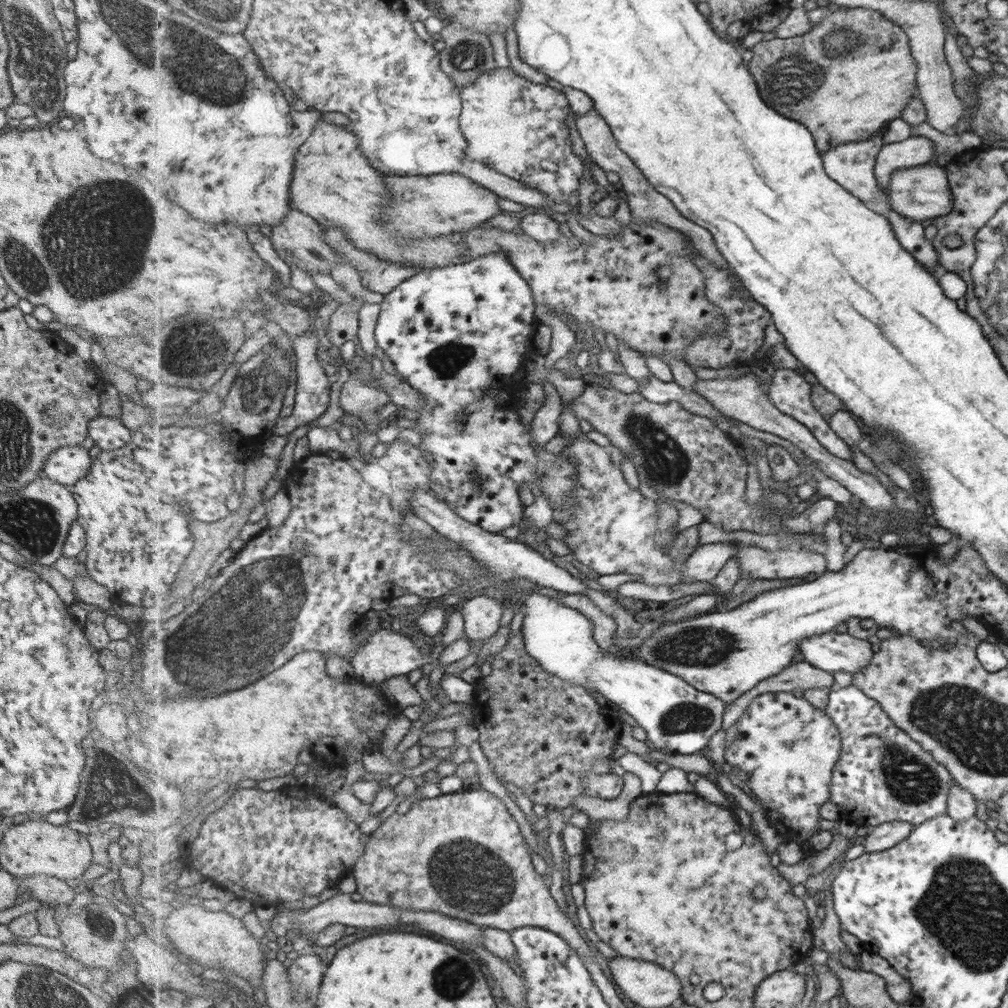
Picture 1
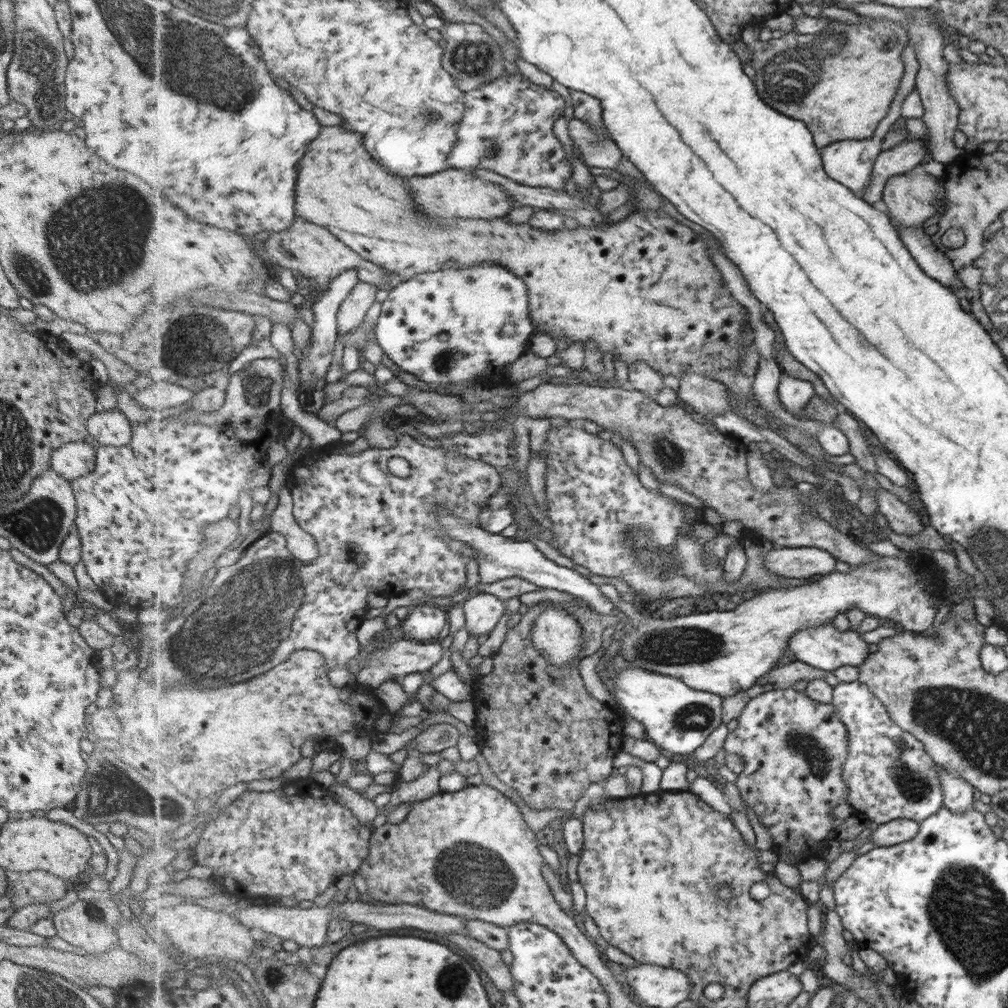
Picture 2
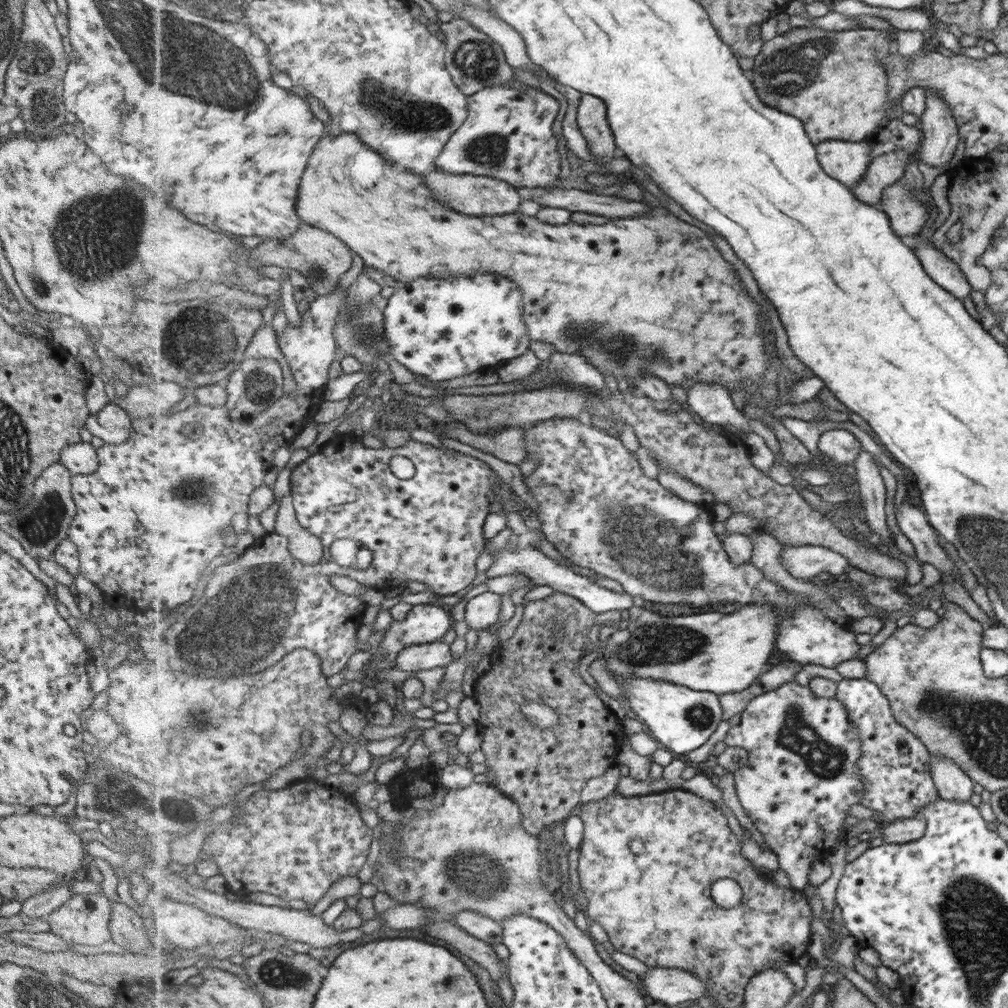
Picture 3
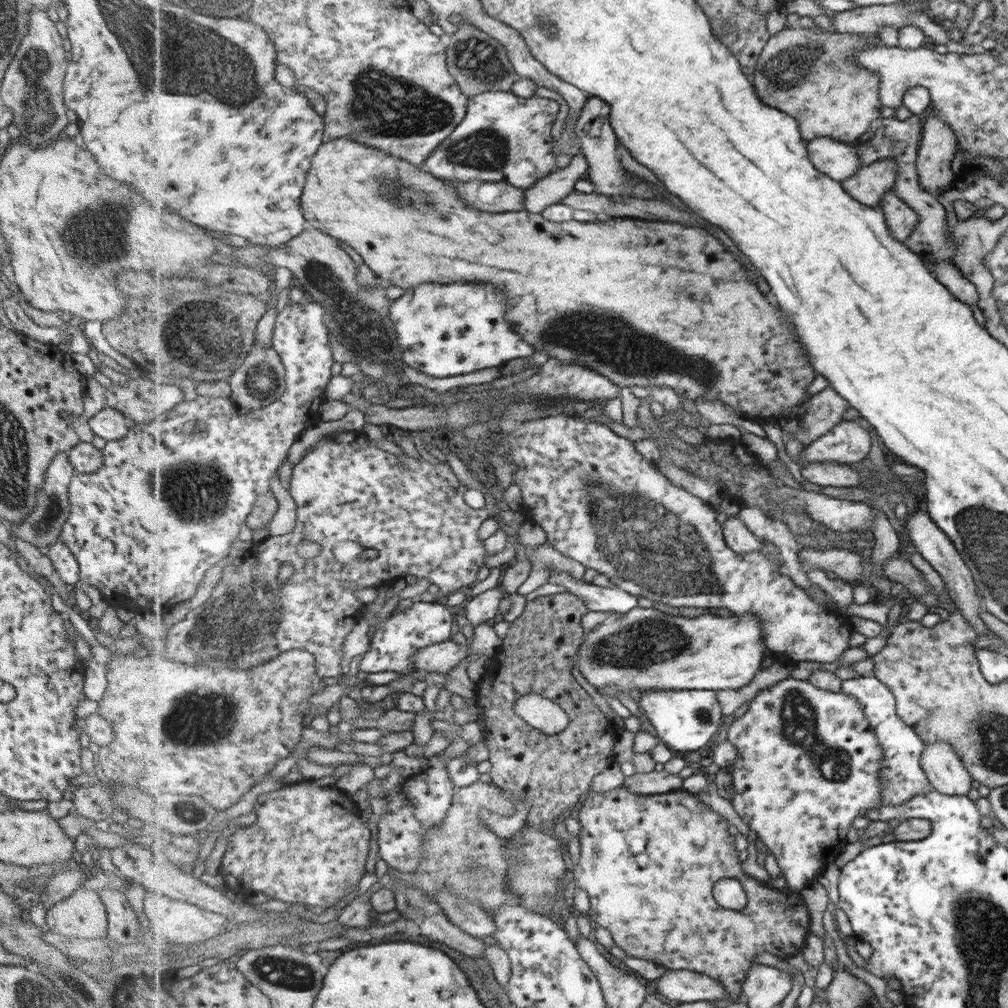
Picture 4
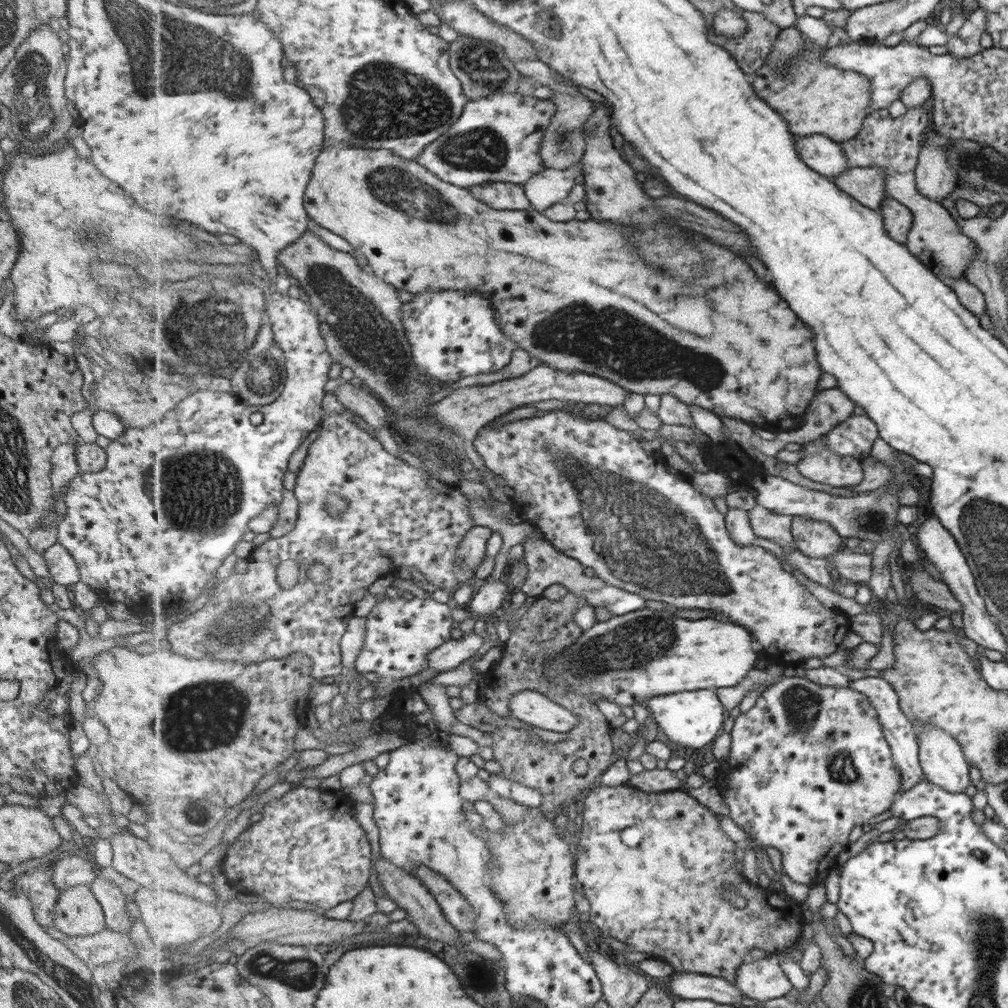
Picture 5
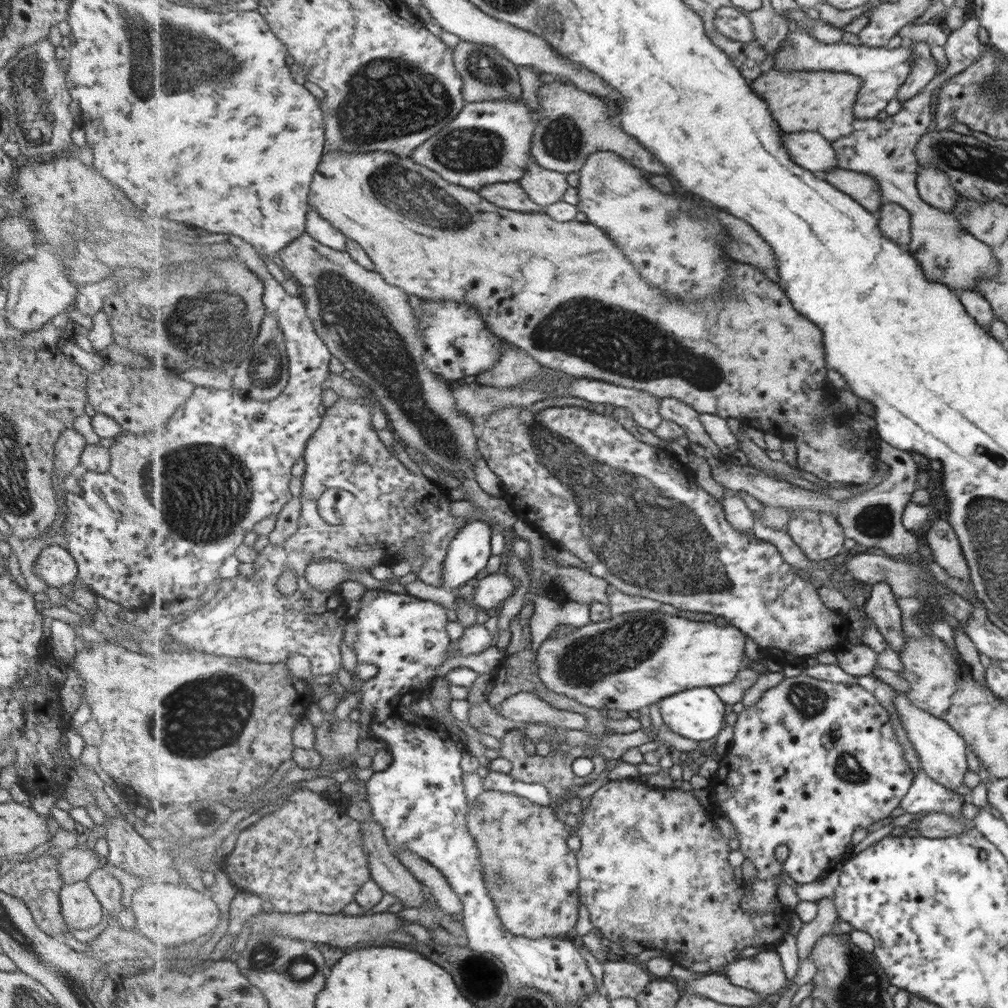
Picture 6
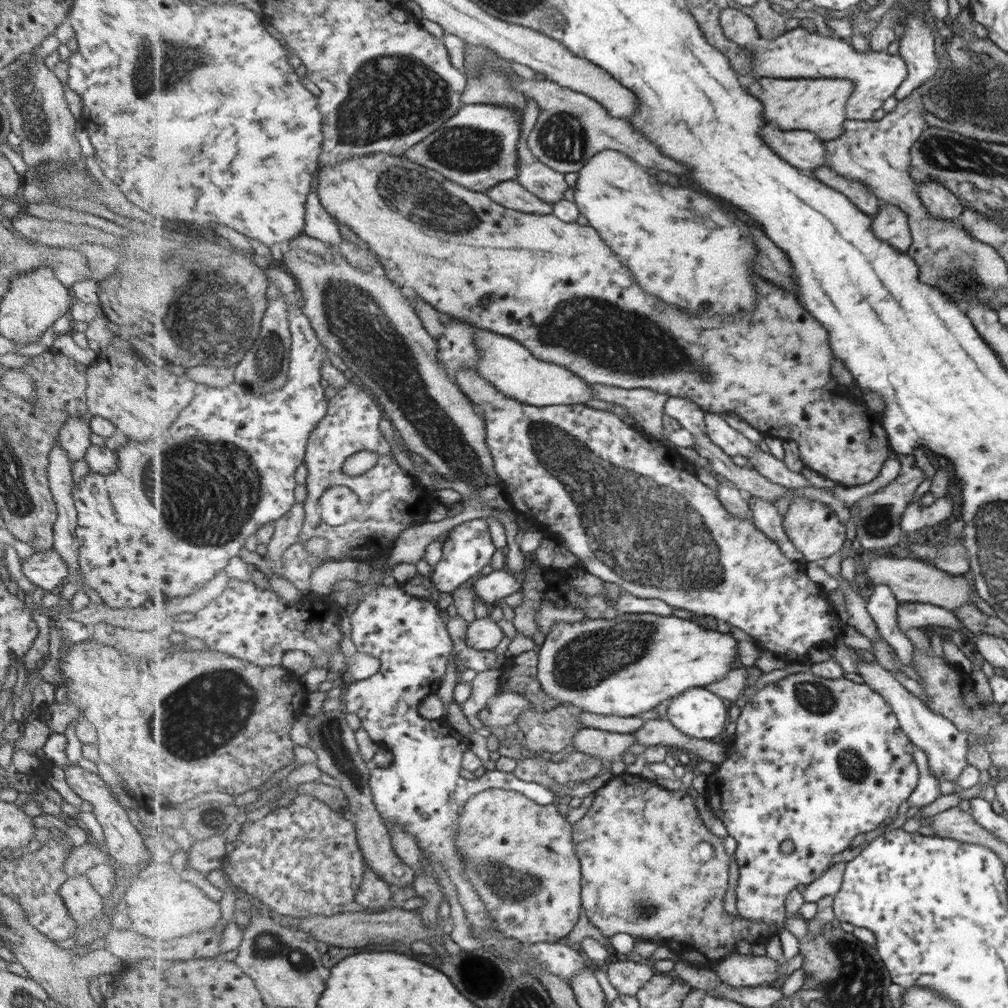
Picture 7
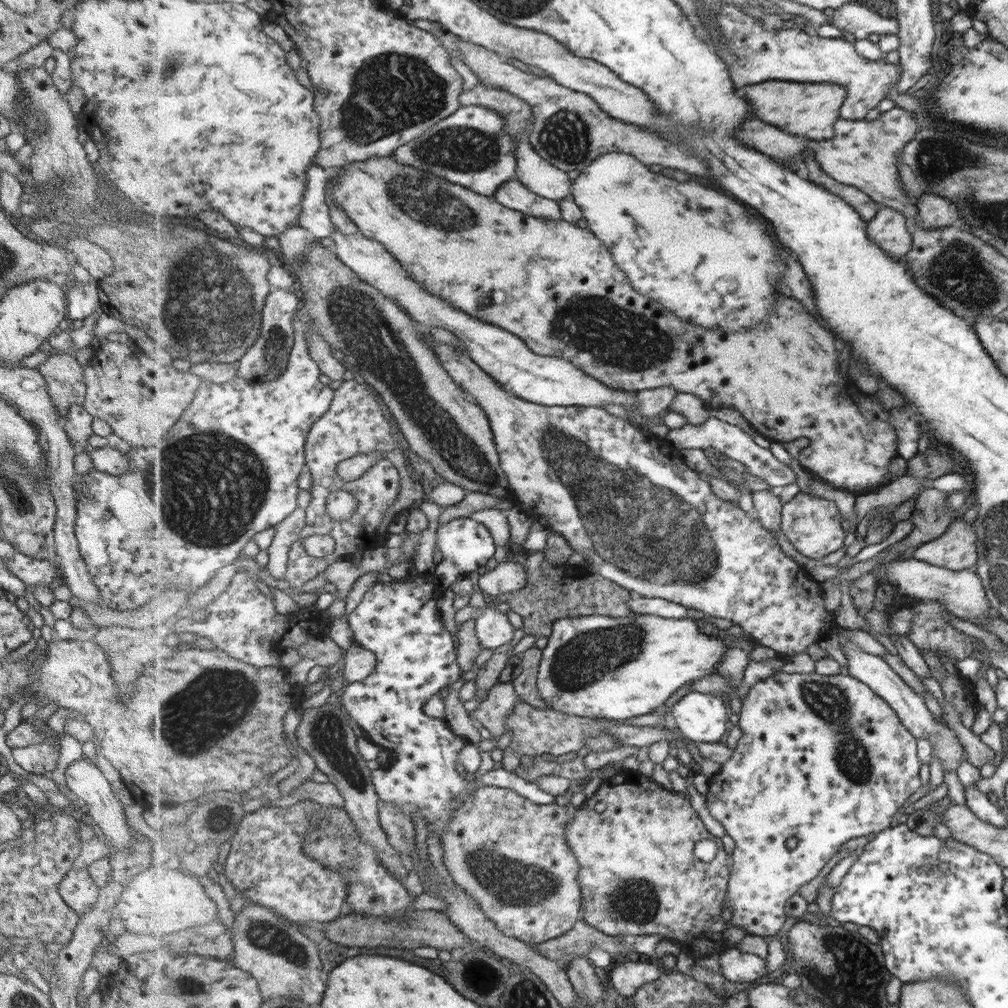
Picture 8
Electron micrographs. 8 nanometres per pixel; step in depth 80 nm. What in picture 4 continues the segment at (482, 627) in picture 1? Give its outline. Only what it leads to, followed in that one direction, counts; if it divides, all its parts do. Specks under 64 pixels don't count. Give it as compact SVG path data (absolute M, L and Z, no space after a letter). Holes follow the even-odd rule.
M501 584L494 589L489 589L473 597L465 607L464 615L470 620L473 627L483 623L492 623L503 609L507 592Z

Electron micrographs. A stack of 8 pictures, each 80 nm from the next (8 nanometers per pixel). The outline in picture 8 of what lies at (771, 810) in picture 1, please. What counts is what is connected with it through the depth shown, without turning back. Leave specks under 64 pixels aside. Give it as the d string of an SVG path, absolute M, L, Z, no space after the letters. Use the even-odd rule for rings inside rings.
M777 672L770 677L755 682L742 701L742 711L739 714L738 727L742 731L733 758L724 769L720 769L724 784L711 784L706 796L706 807L709 813L719 822L726 834L735 842L735 848L731 856L731 877L728 894L726 896L726 910L731 912L731 927L743 929L746 934L760 937L780 936L789 926L790 919L785 916L785 907L791 896L795 896L800 888L815 880L825 862L831 854L837 852L837 848L849 838L858 838L868 834L881 834L883 828L887 828L891 816L897 812L897 808L911 796L919 786L921 780L917 776L919 772L919 760L916 755L916 738L897 718L895 711L865 683L845 673L836 675L813 674L787 674ZM789 838L798 839L795 849L787 848Z

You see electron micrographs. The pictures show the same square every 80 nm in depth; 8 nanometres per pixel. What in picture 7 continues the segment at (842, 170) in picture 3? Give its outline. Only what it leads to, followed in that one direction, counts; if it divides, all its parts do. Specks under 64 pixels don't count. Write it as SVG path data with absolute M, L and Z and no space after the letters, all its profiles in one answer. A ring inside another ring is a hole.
M765 126L763 136L771 148L779 150L779 154L798 169L812 171L825 164L823 141L813 131L789 132Z

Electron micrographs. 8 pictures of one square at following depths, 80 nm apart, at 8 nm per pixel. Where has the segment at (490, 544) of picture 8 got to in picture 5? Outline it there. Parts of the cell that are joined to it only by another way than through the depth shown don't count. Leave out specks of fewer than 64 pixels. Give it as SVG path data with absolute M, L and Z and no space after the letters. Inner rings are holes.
M474 526L461 543L457 553L456 563L459 570L475 570L483 562L487 555L488 540L493 534L493 530L487 526Z

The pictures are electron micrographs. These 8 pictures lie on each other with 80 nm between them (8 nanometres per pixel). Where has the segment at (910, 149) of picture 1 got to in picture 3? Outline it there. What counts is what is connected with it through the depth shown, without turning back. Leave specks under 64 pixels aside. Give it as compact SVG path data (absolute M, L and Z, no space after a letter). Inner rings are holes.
M903 149L871 158L862 179L849 189L862 203L873 205L880 202L883 189L901 180L908 158L908 152Z

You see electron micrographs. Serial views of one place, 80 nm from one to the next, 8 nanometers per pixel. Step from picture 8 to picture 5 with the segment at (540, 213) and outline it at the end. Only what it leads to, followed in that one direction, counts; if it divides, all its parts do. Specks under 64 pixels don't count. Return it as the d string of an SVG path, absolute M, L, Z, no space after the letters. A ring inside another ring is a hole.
M512 182L488 183L469 187L472 193L482 202L497 210L532 209L531 201L525 196L523 185Z

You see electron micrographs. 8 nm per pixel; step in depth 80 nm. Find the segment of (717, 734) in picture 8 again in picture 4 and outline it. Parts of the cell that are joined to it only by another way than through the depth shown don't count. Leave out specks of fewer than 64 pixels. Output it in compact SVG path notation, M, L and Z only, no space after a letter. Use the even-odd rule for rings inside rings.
M651 689L640 694L638 704L652 723L656 735L675 754L712 745L725 716L715 690Z

